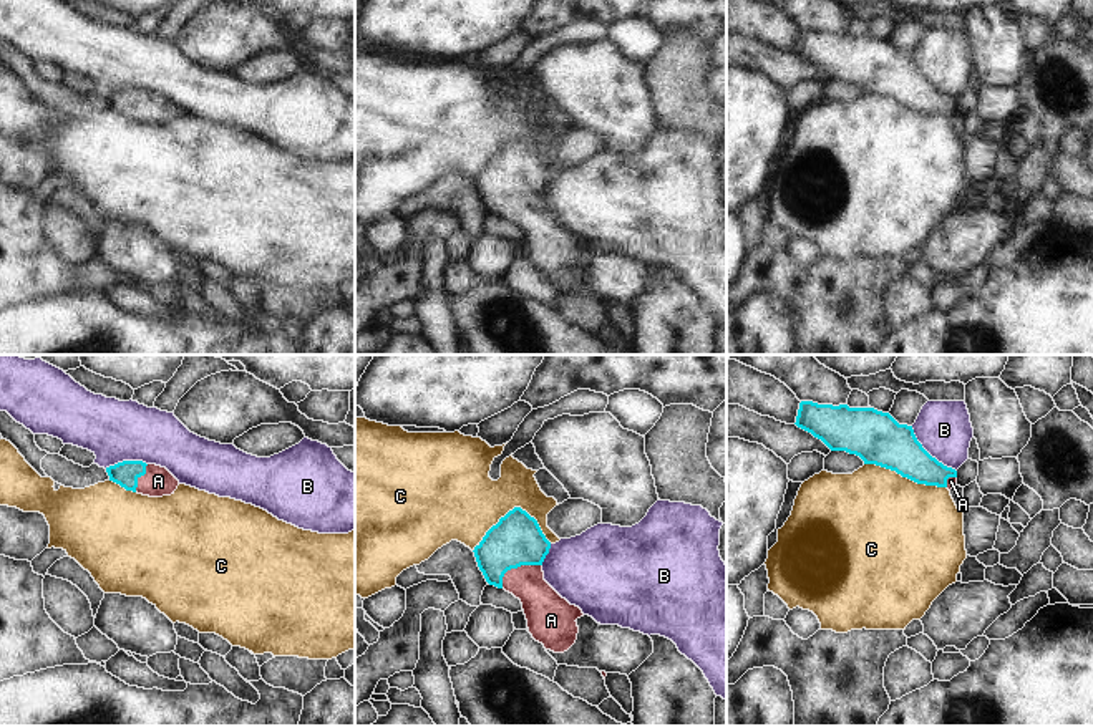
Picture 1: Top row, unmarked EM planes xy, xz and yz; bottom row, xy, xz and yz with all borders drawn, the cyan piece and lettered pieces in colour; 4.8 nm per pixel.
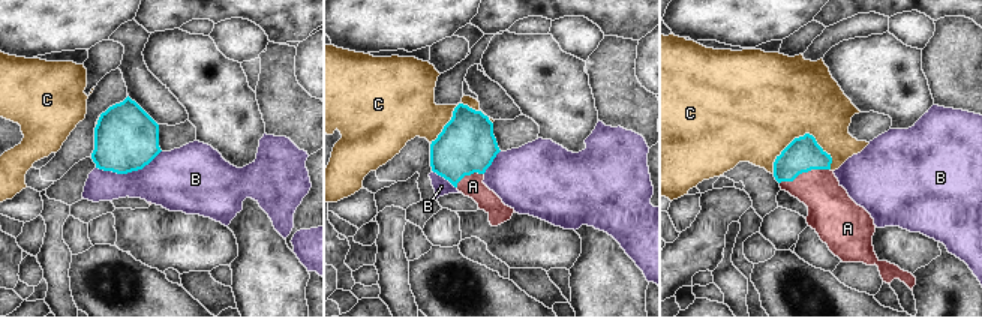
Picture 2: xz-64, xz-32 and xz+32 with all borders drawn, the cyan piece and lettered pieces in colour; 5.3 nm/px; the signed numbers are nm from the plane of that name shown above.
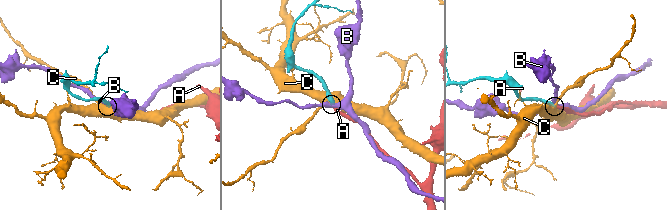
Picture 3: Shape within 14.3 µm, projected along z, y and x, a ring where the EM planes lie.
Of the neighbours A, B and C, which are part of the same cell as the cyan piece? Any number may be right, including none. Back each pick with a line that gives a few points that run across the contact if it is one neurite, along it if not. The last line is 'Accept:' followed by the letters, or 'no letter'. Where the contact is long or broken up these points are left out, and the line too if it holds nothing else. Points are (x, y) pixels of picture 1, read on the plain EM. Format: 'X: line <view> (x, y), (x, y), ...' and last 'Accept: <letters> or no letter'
A: line xz (516, 168), (516, 196), (544, 237)
Accept: A

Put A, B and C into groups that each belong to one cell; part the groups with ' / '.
A / B / C

